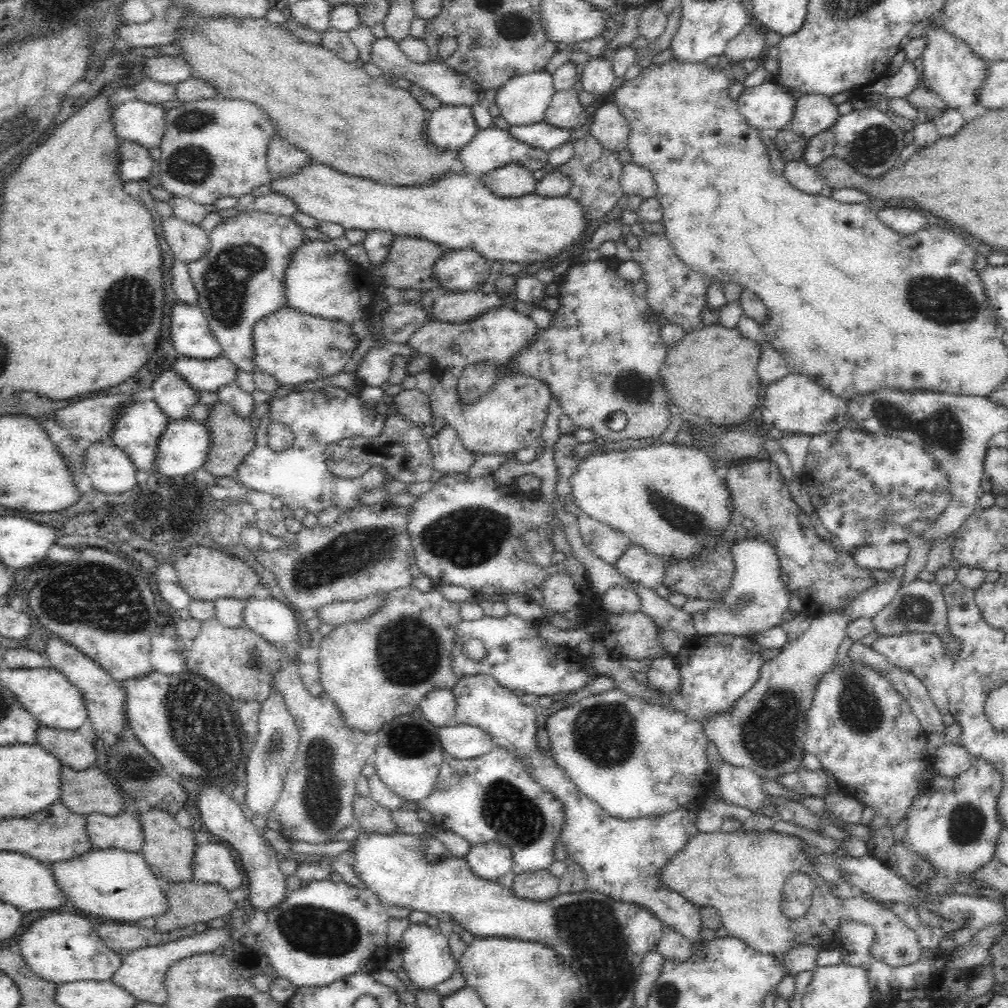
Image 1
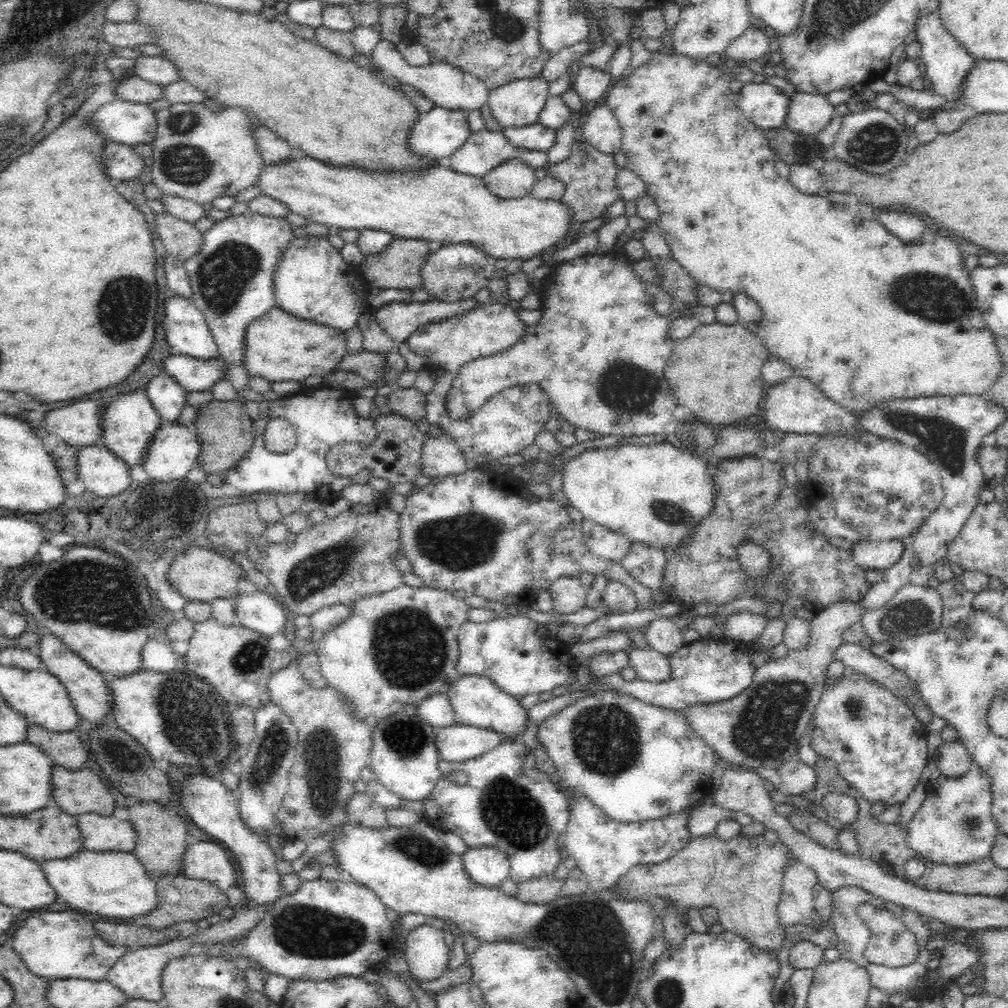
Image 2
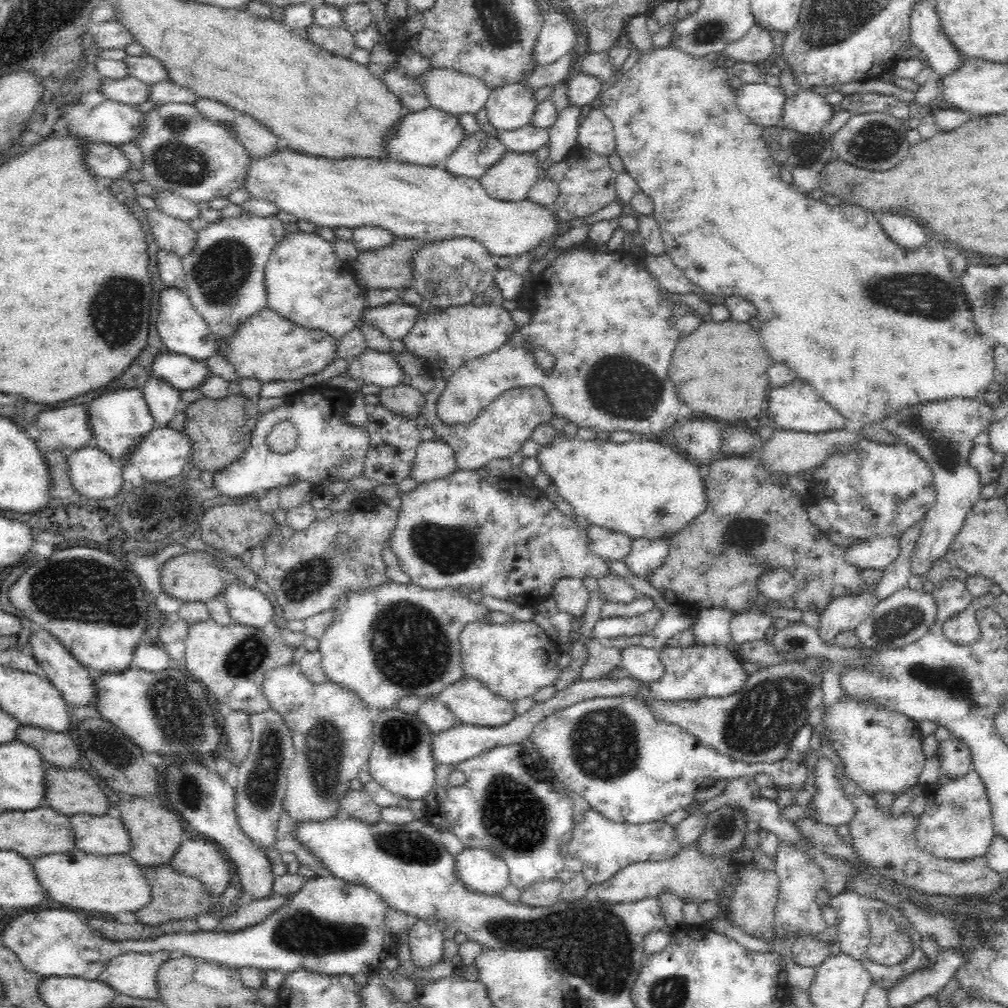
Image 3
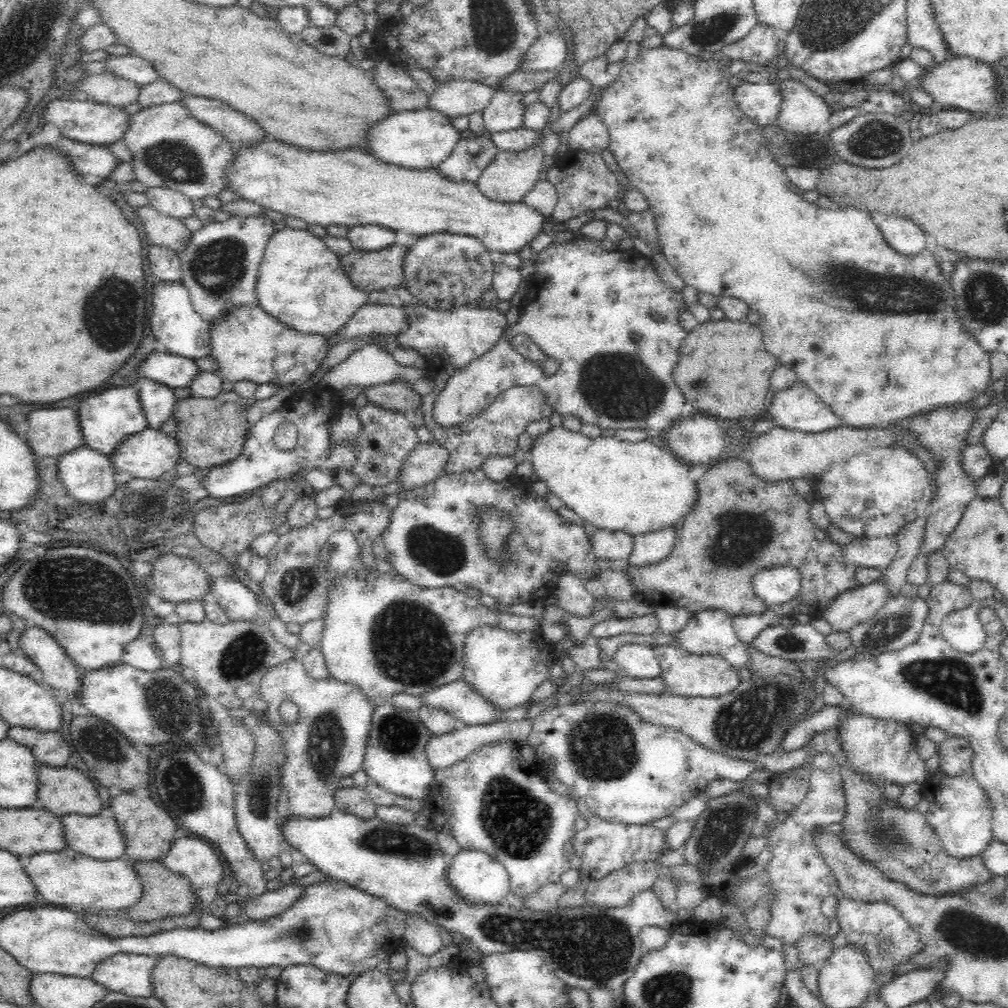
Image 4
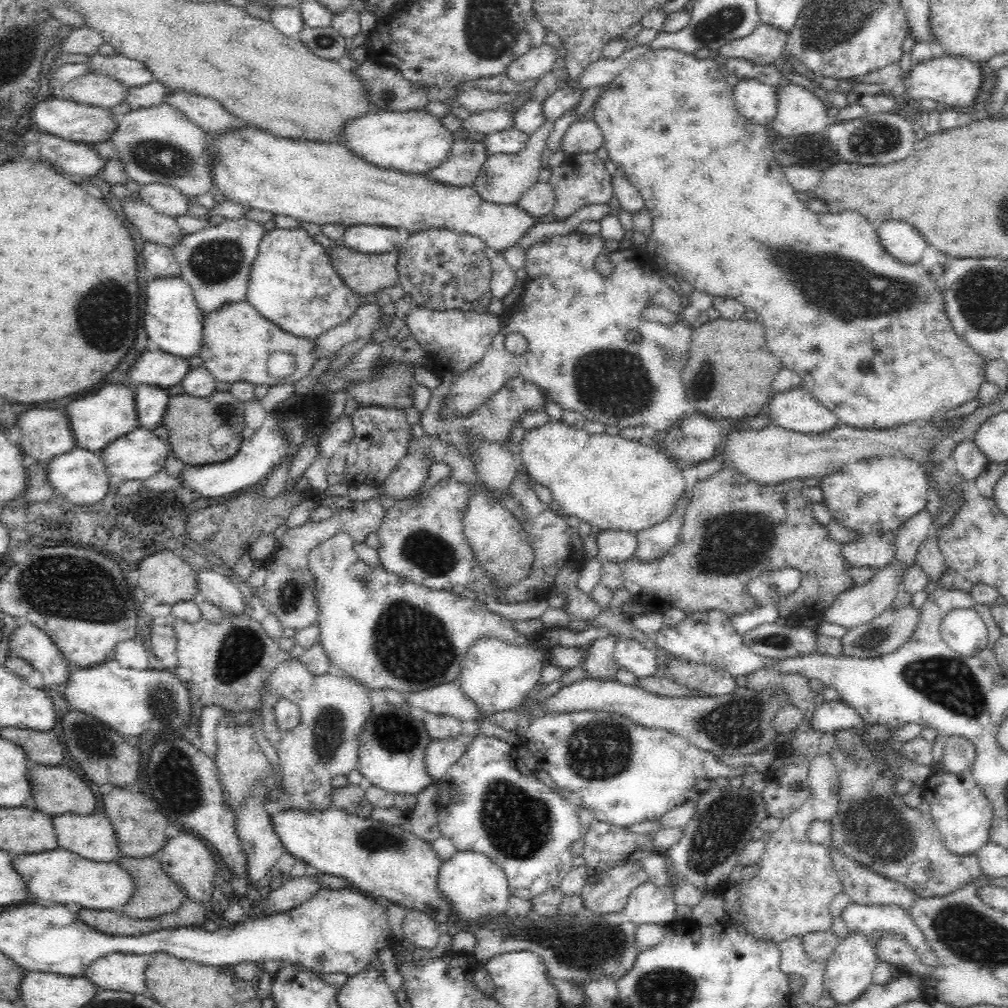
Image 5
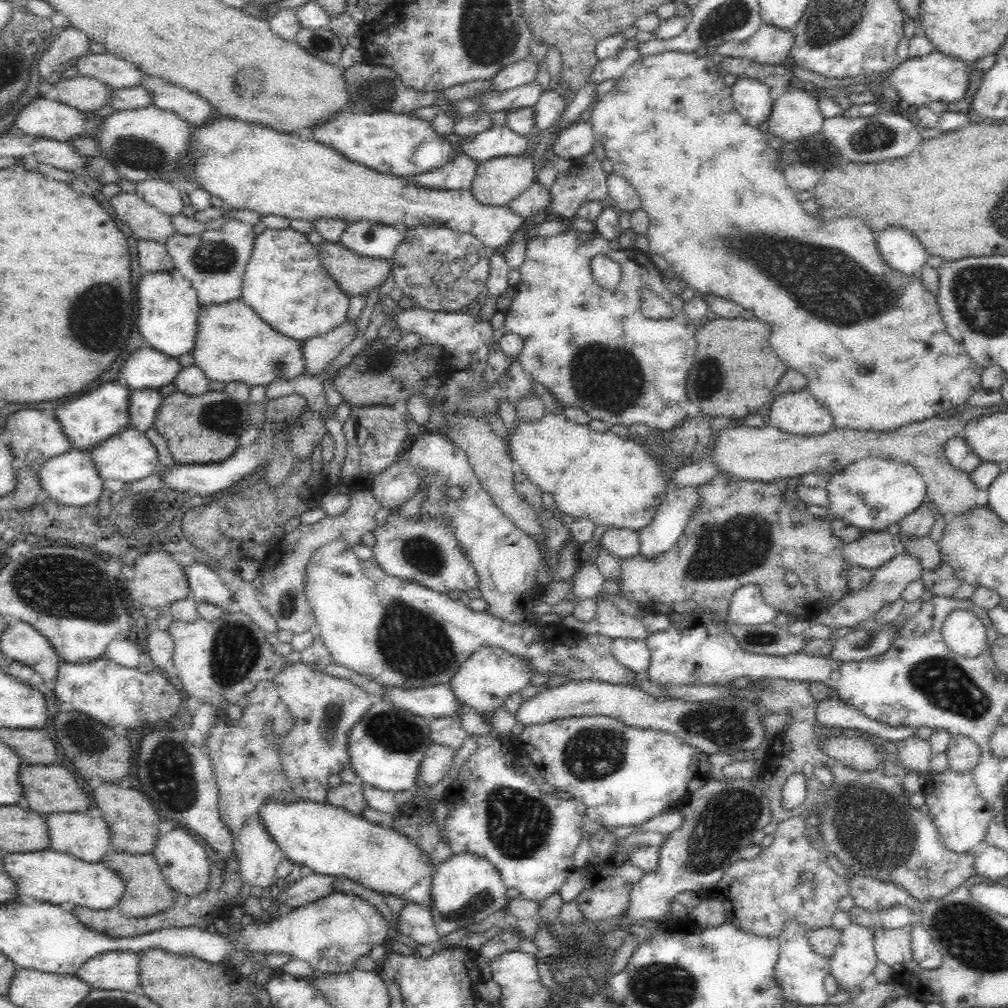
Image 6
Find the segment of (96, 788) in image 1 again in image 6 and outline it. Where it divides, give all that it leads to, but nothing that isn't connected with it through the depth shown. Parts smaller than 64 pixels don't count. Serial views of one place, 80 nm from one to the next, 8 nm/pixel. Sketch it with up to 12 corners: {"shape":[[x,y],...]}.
{"shape":[[26,765],[17,781],[26,809],[86,812],[90,800],[60,765]]}

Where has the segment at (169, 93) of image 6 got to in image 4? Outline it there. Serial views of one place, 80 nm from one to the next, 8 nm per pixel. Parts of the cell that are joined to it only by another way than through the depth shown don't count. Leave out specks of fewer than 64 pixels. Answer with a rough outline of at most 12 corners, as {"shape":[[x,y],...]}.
{"shape":[[184,93],[190,117],[235,146],[270,137],[220,99]]}

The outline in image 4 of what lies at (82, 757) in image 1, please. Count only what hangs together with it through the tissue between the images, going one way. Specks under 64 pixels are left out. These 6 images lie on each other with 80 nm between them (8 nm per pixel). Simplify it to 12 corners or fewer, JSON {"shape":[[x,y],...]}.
{"shape":[[10,727],[38,764],[64,767],[72,750],[56,731]]}

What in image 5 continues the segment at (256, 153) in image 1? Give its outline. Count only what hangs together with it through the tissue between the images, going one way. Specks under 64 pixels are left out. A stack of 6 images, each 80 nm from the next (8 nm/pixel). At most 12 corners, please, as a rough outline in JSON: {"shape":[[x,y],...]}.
{"shape":[[172,105],[131,109],[108,141],[128,179],[214,191],[210,135]]}

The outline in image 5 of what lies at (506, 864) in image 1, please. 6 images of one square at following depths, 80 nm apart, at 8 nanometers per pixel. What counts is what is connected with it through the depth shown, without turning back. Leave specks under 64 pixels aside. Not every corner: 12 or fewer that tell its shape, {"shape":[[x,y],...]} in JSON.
{"shape":[[458,851],[436,886],[458,921],[508,912],[506,875],[485,854]]}

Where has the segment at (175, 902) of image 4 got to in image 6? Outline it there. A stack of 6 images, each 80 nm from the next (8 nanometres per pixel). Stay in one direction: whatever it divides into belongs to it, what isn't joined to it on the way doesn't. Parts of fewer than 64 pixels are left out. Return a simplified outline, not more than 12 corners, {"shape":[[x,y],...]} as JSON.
{"shape":[[111,849],[100,863],[125,890],[115,908],[146,917],[174,905],[150,853]]}

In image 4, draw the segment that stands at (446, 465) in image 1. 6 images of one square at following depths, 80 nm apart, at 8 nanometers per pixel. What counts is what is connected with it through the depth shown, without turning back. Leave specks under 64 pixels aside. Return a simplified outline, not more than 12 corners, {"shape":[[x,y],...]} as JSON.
{"shape":[[419,442],[396,476],[401,490],[418,488],[444,472],[448,449]]}

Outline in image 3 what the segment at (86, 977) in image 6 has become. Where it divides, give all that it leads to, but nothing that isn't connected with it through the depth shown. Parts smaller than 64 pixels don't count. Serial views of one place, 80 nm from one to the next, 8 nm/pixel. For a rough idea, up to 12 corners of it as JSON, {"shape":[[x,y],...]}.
{"shape":[[174,953],[120,954],[98,972],[119,994],[159,999],[156,970]]}

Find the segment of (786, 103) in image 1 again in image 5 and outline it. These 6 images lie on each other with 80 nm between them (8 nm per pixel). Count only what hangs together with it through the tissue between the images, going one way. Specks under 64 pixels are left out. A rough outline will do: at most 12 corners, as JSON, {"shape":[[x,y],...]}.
{"shape":[[740,79],[735,107],[748,122],[769,126],[776,116],[774,87]]}

